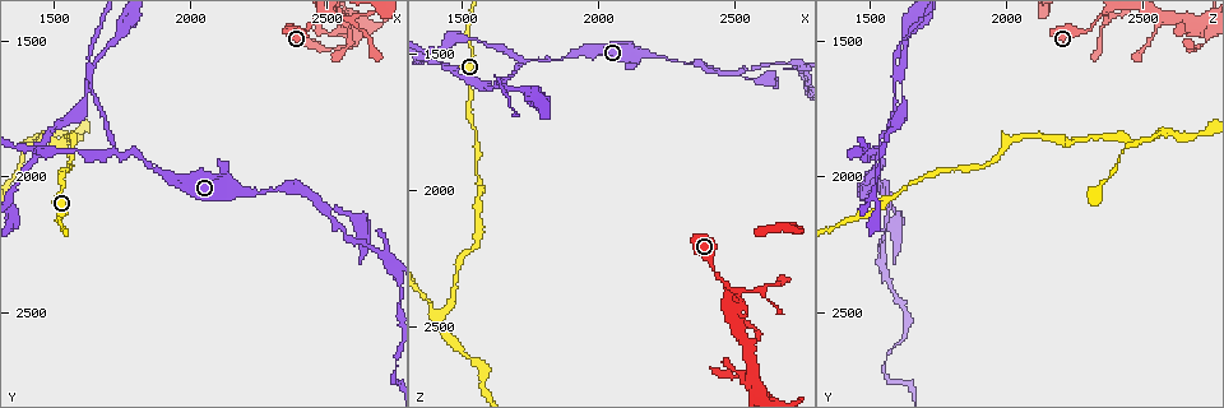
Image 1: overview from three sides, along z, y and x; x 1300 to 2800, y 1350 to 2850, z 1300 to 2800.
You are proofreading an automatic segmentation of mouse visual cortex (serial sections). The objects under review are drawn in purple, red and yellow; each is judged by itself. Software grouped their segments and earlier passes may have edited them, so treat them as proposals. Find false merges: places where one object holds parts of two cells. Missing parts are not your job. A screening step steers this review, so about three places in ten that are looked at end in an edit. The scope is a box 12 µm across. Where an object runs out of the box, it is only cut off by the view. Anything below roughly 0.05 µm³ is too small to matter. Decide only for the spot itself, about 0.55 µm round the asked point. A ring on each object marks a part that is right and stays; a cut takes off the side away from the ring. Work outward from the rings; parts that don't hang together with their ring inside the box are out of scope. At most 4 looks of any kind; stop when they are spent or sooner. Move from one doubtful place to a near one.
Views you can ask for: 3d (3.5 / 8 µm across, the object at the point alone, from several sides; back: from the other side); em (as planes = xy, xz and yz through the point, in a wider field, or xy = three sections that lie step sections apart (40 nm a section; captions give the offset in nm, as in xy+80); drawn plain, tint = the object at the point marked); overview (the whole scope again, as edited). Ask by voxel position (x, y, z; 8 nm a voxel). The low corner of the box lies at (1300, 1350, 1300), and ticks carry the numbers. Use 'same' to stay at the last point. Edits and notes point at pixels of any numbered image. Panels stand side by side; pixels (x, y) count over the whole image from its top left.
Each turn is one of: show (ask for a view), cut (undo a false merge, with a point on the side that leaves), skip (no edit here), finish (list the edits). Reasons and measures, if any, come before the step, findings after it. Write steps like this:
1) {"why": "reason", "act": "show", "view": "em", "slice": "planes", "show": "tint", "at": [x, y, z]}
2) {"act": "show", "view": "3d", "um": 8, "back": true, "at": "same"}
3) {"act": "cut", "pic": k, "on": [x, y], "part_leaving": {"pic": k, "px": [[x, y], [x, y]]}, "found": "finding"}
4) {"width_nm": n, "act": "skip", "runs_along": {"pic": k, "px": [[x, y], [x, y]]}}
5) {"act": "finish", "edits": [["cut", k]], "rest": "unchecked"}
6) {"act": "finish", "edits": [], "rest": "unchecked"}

{"why": "thick turns thin", "act": "show", "view": "3d", "um": 8, "at": [2270, 2060, 1530]}

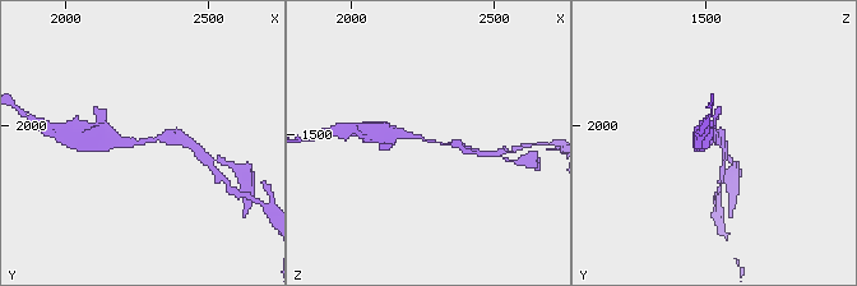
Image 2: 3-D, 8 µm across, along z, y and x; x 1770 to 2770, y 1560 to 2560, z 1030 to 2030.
{"act": "show", "view": "em", "slice": "xy", "step": 2, "show": "tint", "at": [2280, 2050, 1520]}

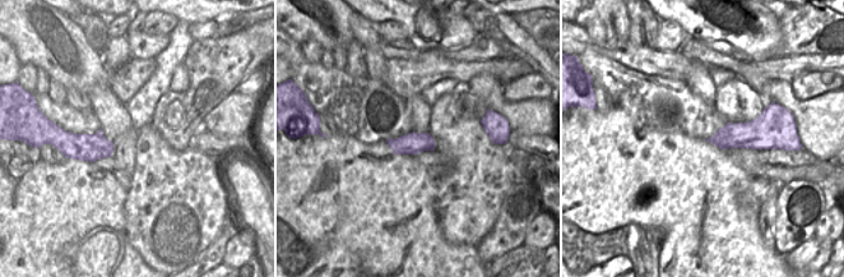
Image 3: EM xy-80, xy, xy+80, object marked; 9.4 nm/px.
{"width_nm": 200, "act": "skip", "runs_along": {"pic": 2, "px": [[393, 134], [415, 135], [463, 147]]}, "found": "all the same cell"}

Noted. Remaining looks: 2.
{"why": "thick turns thin", "act": "show", "view": "3d", "um": 3.5, "at": [2500, 2120, 1570]}

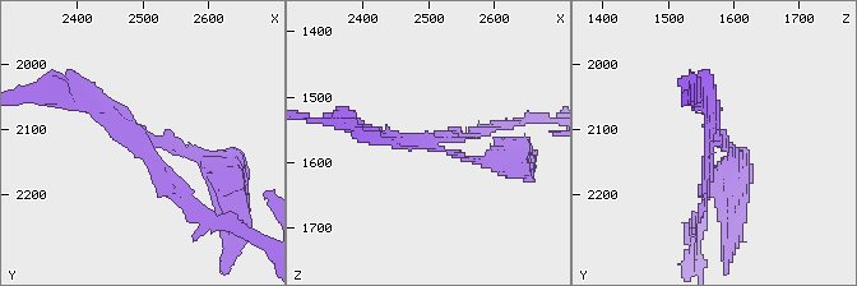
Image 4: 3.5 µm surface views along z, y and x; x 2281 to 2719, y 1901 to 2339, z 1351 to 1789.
{"arms": 3, "arm_widths_nm": [150, 150, 150], "why": "shape alone is not enough", "act": "show", "view": "em", "slice": "xy", "step": 2, "show": "tint", "at": [2500, 2120, 1570]}

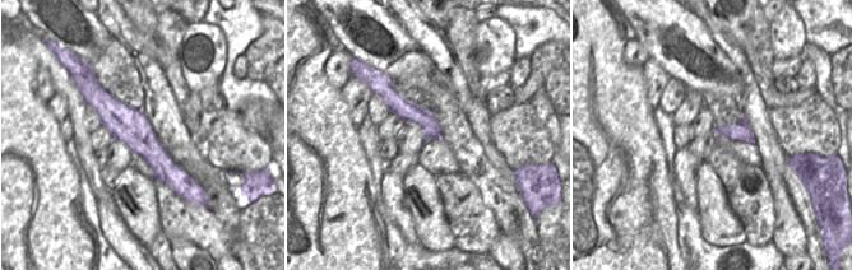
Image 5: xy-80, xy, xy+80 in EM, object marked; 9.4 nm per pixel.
{"act": "cut", "pic": 4, "on": [191, 150], "border": {"pic": 5, "px": [[425, 108], [425, 130], [436, 138]]}, "found": "two cells meet here"}

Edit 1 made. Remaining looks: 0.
{"act": "finish", "edits": [["cut", 4]], "rest": "unchecked"}

